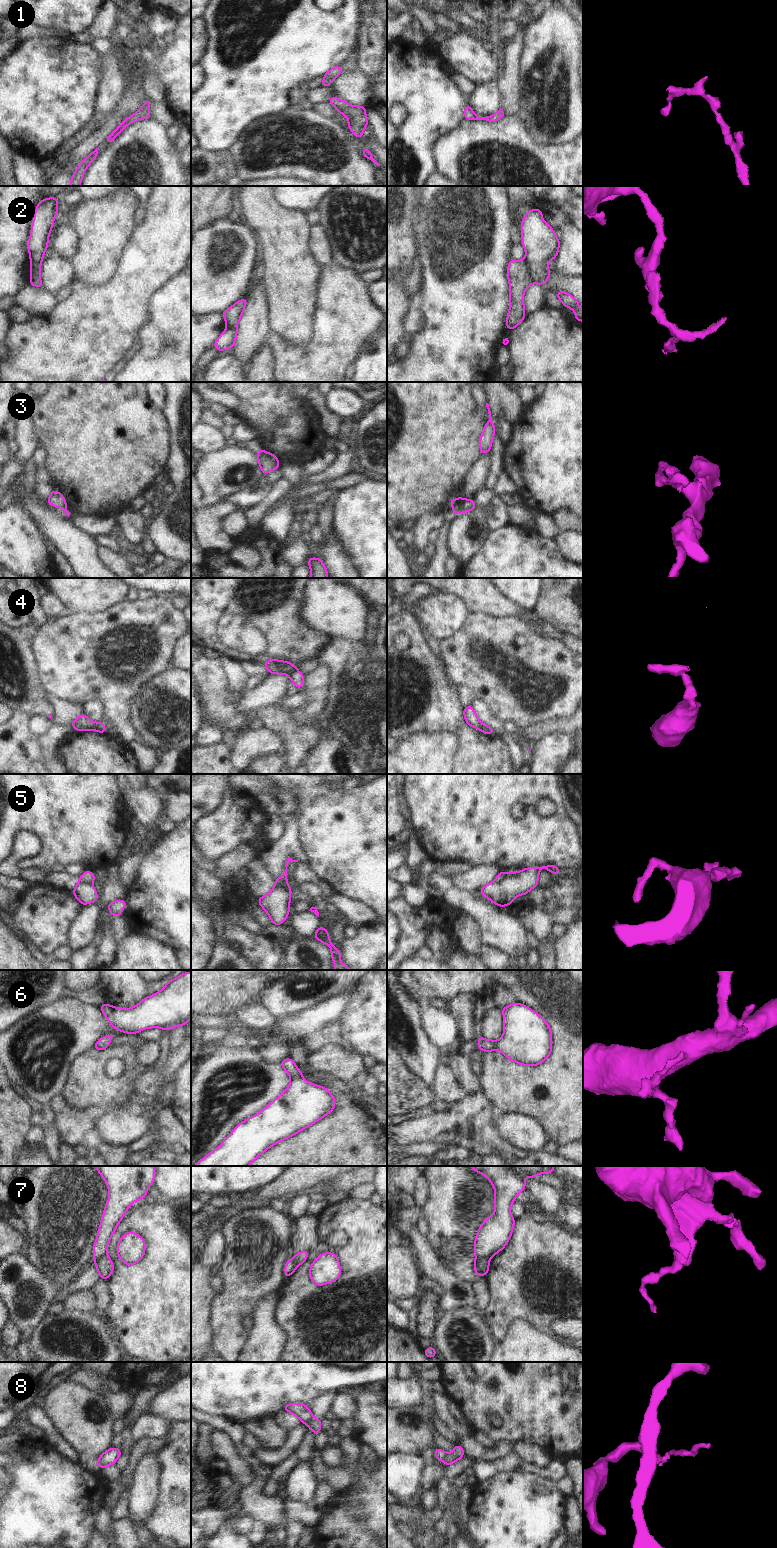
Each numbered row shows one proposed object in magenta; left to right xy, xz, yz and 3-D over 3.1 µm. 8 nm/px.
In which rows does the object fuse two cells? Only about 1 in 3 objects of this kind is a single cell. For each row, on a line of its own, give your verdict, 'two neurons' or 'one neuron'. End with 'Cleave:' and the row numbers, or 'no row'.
1: one neuron
2: two neurons
3: two neurons
4: two neurons
5: two neurons
6: one neuron
7: two neurons
8: two neurons
Cleave: 2, 3, 4, 5, 7, 8

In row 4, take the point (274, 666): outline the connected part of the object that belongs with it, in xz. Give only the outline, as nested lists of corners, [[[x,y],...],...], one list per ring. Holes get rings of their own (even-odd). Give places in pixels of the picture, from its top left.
[[[270,659],[262,664],[268,669],[269,674],[289,675],[291,672],[297,669],[297,667],[291,664],[289,661],[279,661],[276,659]]]

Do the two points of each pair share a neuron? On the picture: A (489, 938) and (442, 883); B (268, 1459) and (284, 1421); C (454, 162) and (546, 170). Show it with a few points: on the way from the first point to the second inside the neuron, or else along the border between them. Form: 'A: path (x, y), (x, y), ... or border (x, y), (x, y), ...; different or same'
A: path (488, 923), (467, 902), (460, 901), (457, 898); same
B: border (301, 1423), (287, 1431); different
C: path (477, 168), (520, 168), (523, 170); same

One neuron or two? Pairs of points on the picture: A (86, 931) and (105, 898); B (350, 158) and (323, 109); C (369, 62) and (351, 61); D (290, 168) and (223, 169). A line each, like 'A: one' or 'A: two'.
A: one
B: two
C: two
D: two

